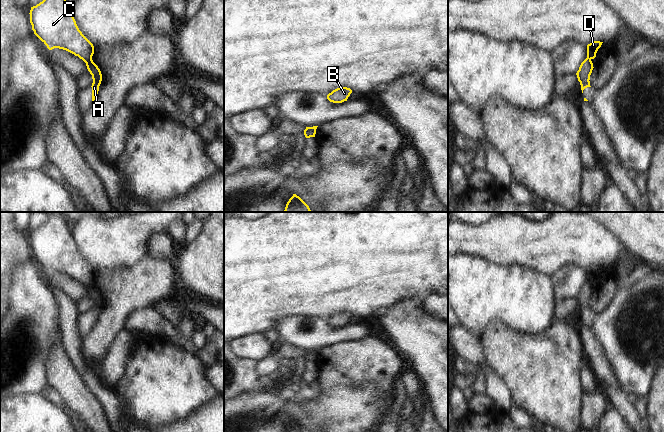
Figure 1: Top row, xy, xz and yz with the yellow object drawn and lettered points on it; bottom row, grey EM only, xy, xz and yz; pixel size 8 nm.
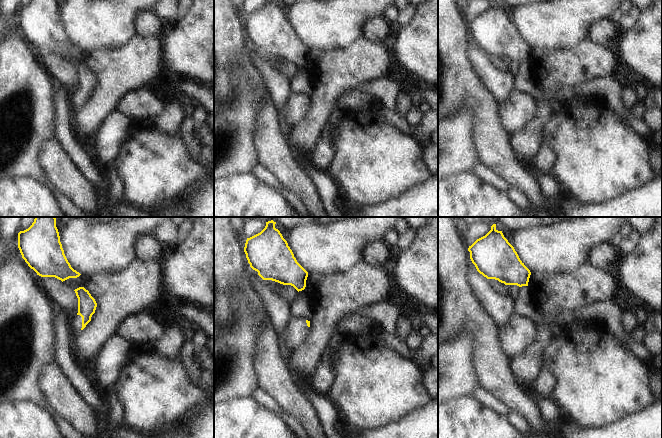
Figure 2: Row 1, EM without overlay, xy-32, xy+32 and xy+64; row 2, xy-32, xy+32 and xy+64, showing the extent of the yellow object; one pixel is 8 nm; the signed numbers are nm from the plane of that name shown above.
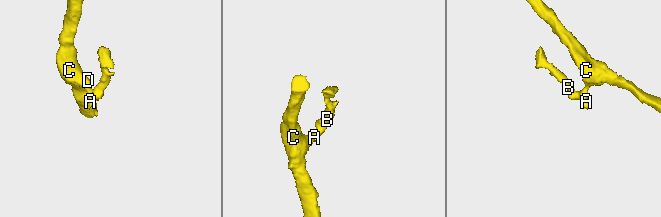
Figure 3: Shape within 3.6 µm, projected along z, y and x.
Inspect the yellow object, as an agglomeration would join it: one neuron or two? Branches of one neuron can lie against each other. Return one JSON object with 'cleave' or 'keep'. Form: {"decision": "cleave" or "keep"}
{"decision": "cleave"}

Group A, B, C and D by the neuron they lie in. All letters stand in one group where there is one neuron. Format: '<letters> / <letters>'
A B / C D

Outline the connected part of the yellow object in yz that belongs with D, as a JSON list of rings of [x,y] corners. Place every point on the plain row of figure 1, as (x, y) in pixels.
[[[593,265],[587,269],[587,281],[590,283],[594,283],[596,281],[596,277],[598,273],[601,271],[603,266]]]

